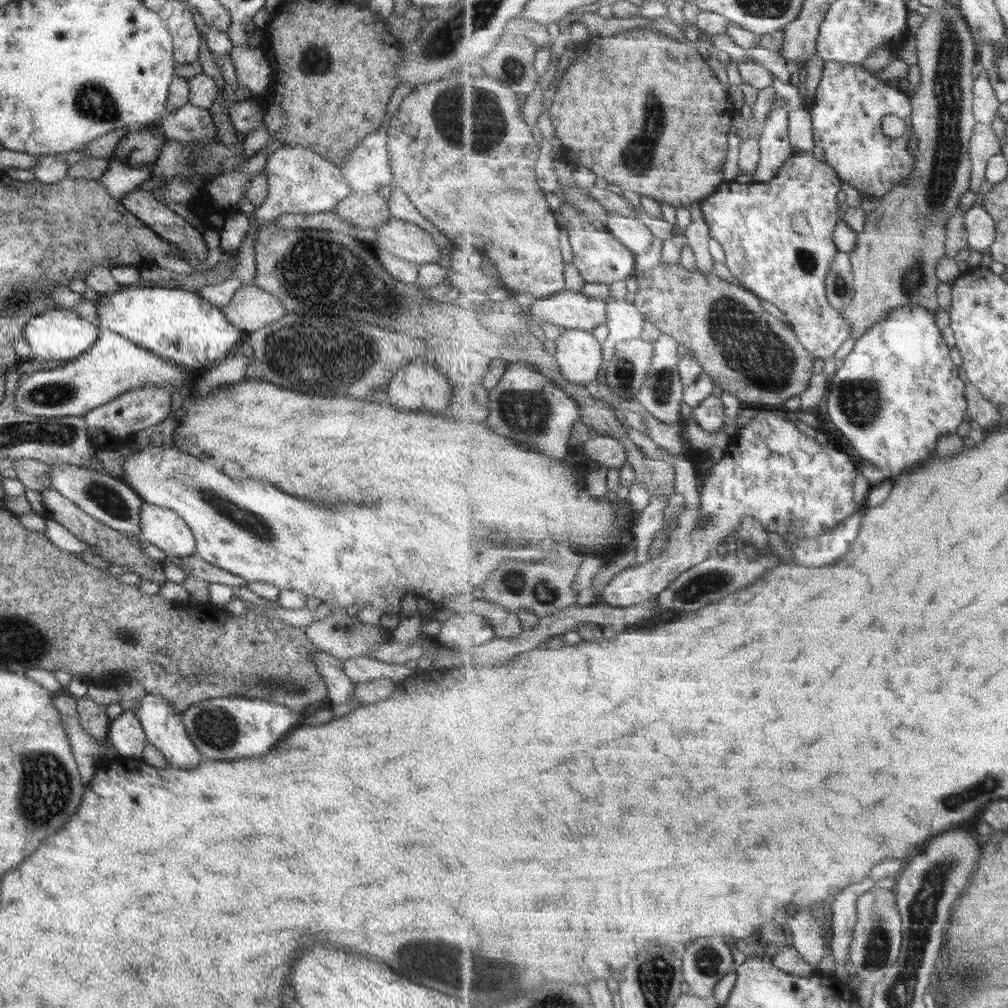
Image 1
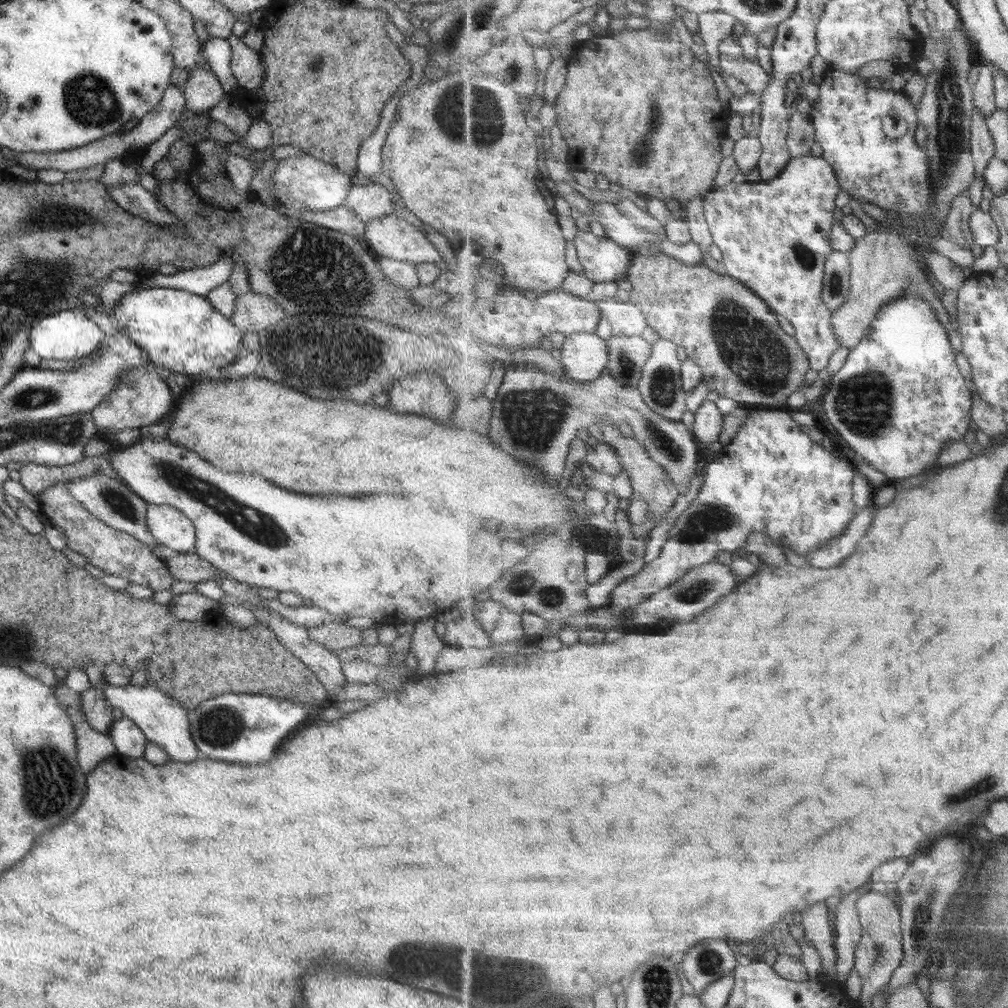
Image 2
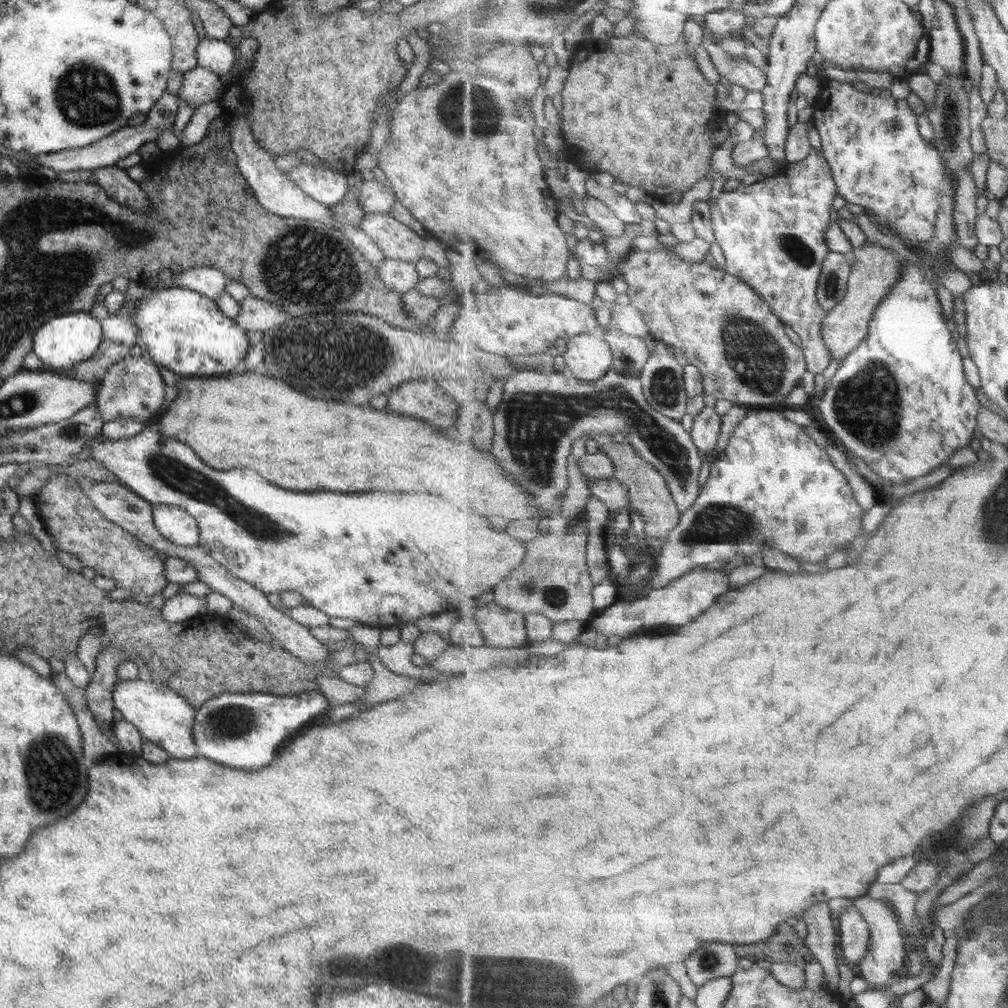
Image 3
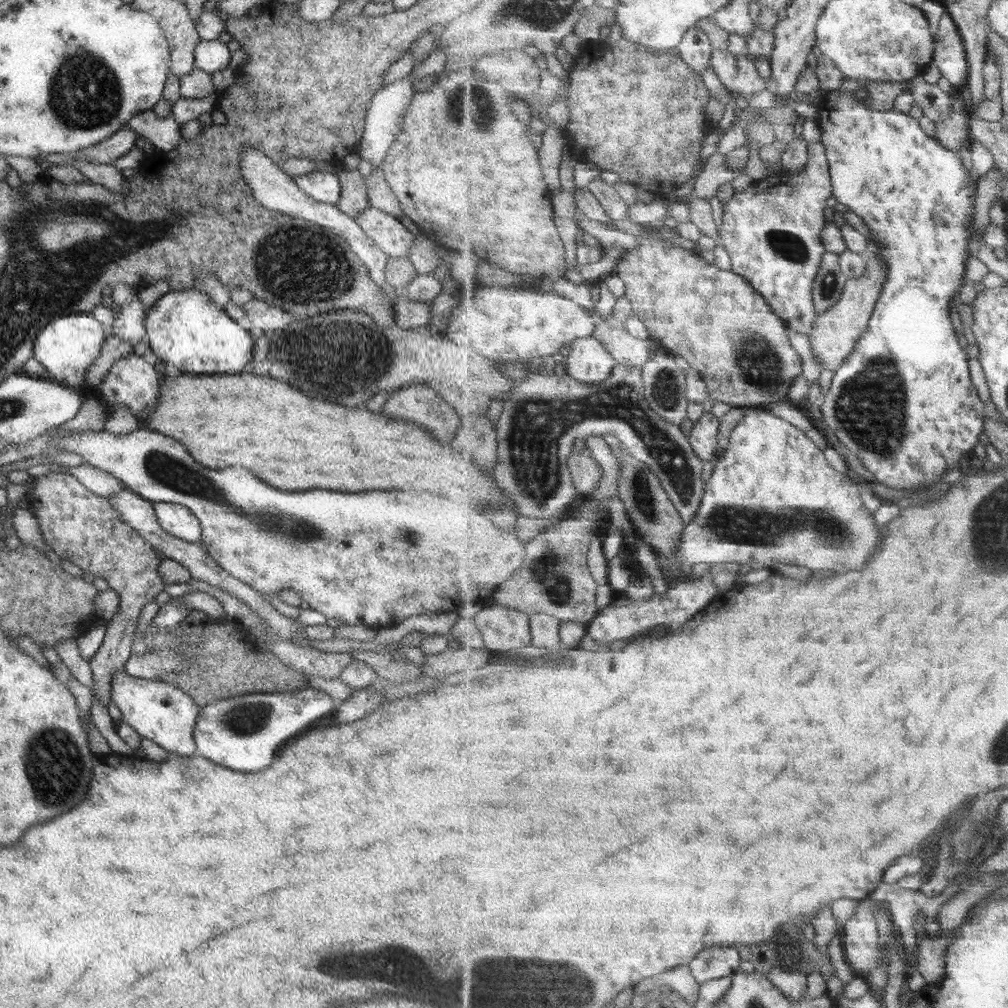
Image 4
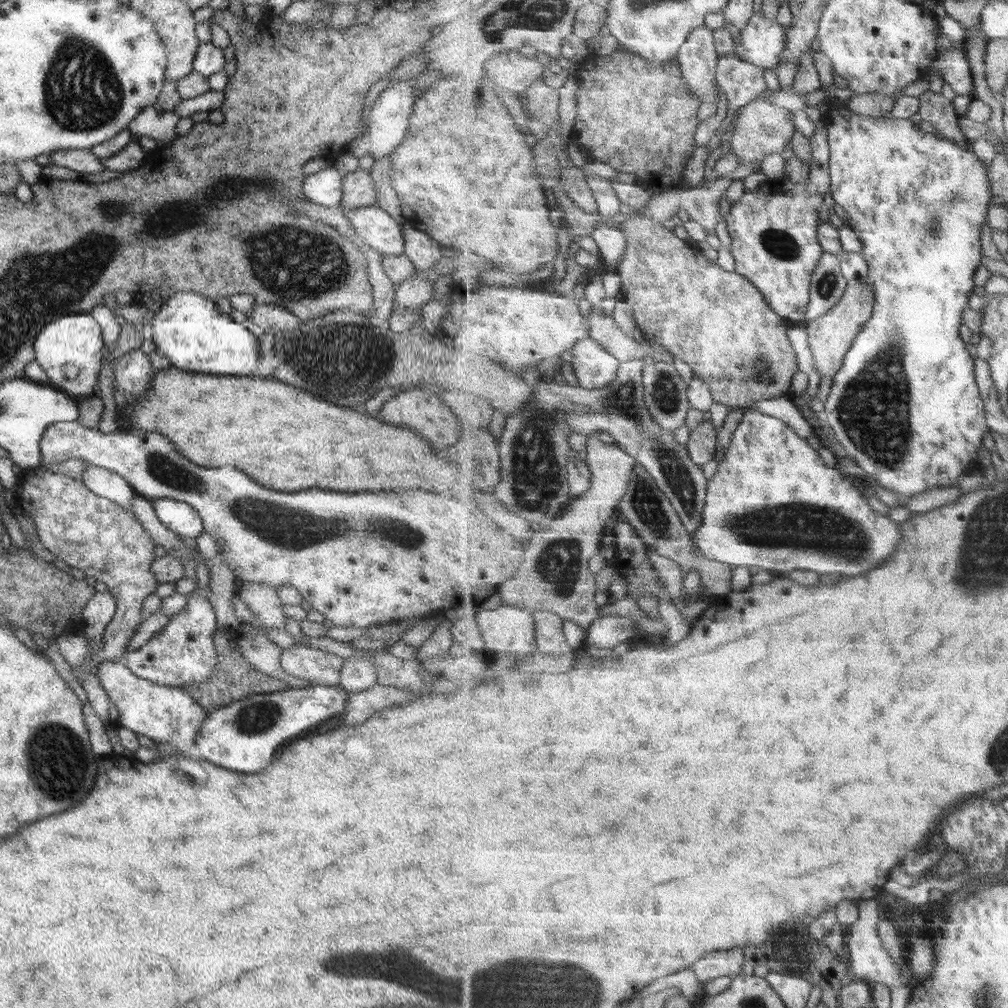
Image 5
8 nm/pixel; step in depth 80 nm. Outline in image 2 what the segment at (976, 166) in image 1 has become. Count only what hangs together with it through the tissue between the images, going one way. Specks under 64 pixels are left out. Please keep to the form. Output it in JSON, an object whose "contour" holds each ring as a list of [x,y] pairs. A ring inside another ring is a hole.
{"contour":[[[974,108],[972,116],[972,155],[976,161],[976,172],[984,179],[984,172],[996,154],[993,135],[986,123],[986,116]]]}

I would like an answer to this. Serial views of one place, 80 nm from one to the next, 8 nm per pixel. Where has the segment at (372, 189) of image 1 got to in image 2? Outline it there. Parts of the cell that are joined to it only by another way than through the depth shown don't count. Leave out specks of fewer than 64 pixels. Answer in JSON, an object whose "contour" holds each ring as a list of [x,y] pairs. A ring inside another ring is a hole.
{"contour":[[[396,90],[380,112],[380,121],[376,131],[360,144],[355,172],[352,175],[354,183],[369,182],[370,176],[381,173],[381,145],[391,121],[394,120],[394,111],[399,98]]]}

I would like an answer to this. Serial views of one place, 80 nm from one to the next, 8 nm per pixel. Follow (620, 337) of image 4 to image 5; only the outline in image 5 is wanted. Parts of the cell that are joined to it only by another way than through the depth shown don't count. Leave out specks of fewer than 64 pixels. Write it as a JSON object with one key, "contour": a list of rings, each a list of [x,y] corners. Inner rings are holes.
{"contour":[[[594,306],[588,317],[590,322],[590,336],[593,337],[605,350],[616,356],[620,362],[651,356],[653,343],[648,340],[637,340],[617,326],[613,318],[607,316],[598,306]]]}

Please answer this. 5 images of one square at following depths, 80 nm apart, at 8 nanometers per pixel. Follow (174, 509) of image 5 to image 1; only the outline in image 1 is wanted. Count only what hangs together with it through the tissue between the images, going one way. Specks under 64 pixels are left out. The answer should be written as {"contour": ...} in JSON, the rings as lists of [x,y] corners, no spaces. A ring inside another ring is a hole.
{"contour":[[[143,503],[139,515],[140,540],[157,546],[168,557],[193,554],[194,536],[188,524],[175,512]]]}

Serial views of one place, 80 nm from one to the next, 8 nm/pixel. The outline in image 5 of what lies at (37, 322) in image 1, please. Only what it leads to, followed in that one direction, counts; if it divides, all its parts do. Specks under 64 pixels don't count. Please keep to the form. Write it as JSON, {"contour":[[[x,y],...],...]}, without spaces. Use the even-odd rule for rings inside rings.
{"contour":[[[77,313],[52,320],[35,336],[33,350],[34,361],[49,377],[50,386],[77,397],[87,396],[94,391],[105,353],[99,325],[90,314]],[[65,365],[74,365],[79,369],[75,379],[69,380],[63,375],[61,369]]]}

